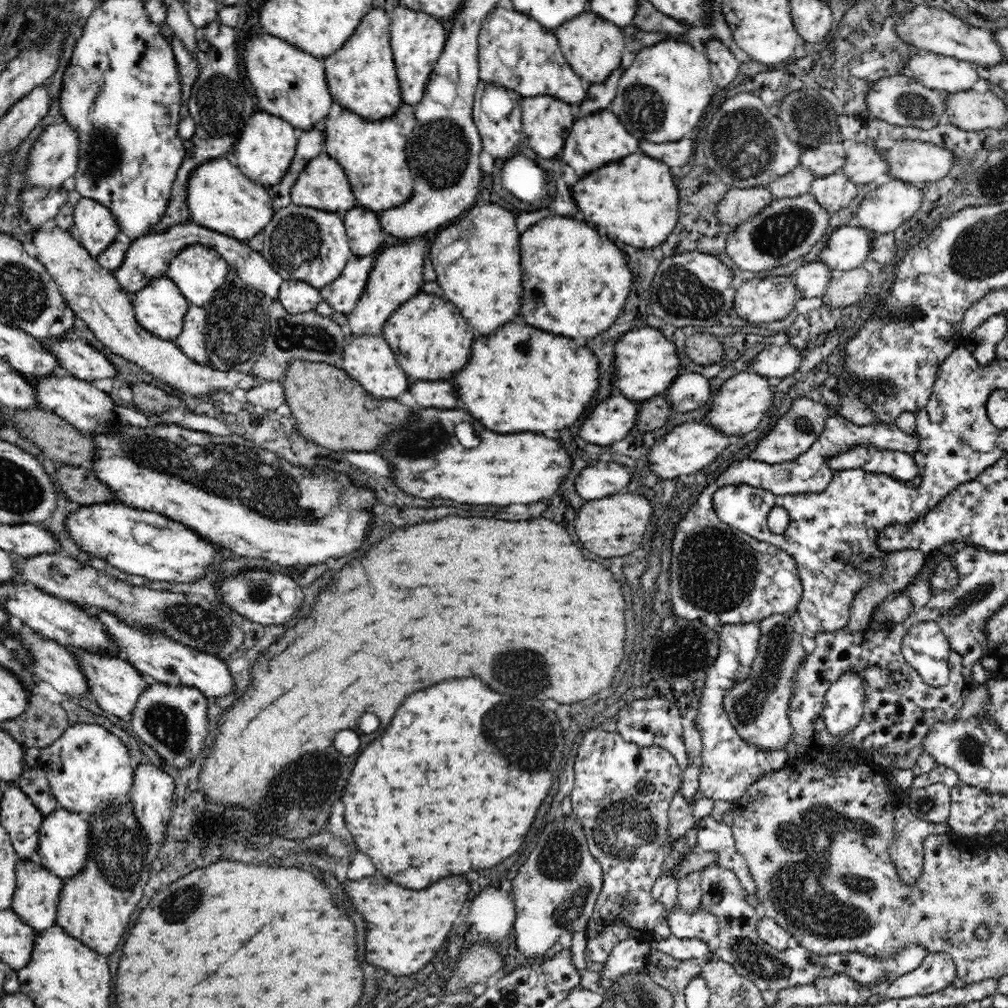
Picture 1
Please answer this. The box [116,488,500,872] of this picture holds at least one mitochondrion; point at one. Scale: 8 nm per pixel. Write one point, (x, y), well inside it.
(297, 795)

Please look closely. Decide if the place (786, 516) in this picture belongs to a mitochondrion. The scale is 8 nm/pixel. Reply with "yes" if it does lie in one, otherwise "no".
no

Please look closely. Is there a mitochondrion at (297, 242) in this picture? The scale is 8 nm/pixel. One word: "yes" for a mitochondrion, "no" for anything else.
yes

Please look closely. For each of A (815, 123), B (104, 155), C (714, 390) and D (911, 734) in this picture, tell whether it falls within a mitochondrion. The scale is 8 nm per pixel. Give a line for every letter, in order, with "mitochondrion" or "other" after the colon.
A: mitochondrion
B: mitochondrion
C: other
D: other

